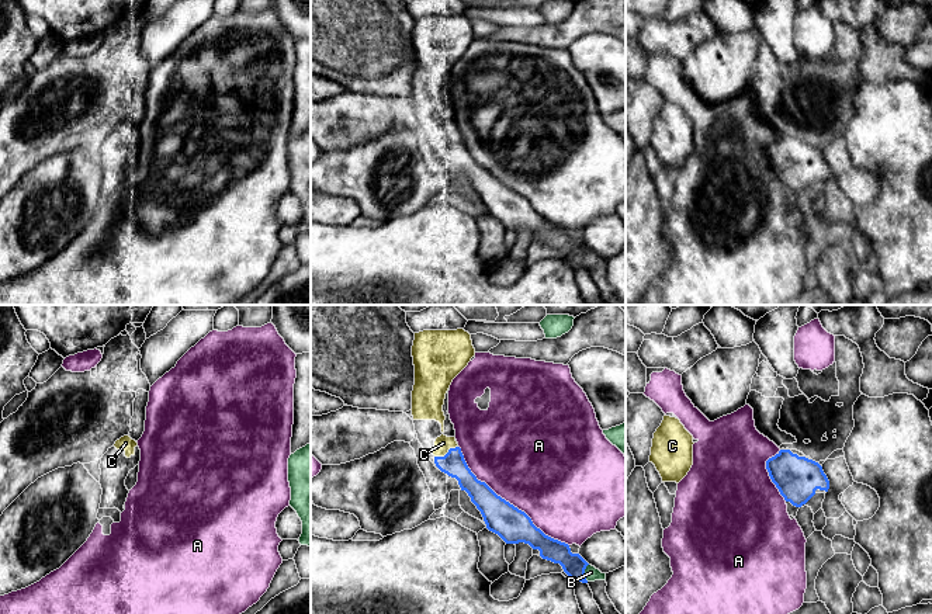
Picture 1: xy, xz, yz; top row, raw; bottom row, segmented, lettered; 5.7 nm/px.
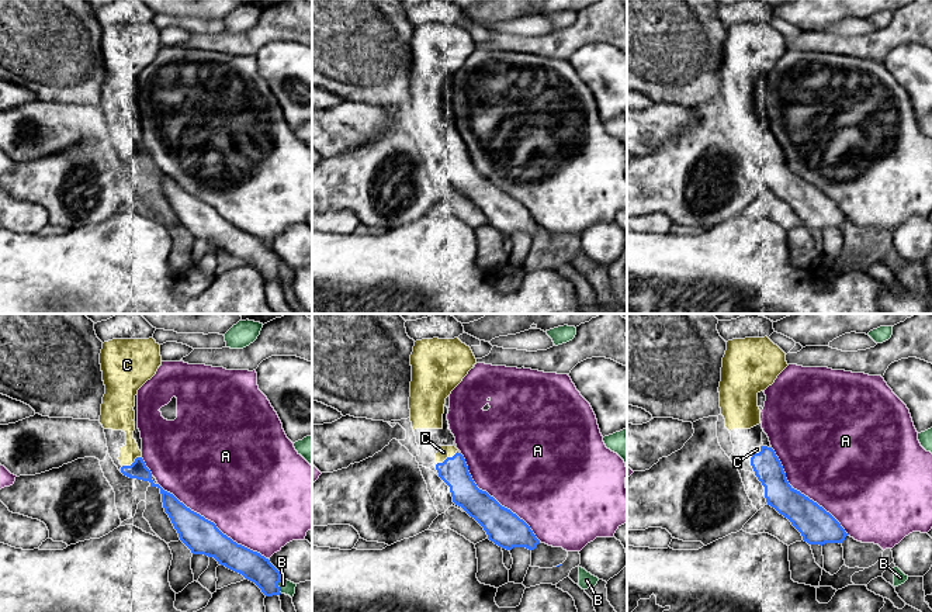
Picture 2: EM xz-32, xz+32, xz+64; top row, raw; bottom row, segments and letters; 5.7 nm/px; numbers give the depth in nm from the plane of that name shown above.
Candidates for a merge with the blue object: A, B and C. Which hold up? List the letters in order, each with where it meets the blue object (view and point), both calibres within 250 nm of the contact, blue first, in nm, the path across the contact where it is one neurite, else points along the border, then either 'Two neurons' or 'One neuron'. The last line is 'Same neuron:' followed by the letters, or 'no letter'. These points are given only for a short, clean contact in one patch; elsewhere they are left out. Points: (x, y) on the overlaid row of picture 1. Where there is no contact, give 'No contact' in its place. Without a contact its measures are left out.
A: Touches blue at xz (508, 502). Thickness 200 nm (blue) against 500 nm. Two neurons
B: Touches blue at xz (584, 572). Thickness 140 nm (blue) against 80 nm. Two neurons
C: Touches blue at xz (447, 453). Thickness 140 nm (blue) against 90 nm. One neuron
Same neuron: C

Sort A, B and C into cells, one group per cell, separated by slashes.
A / B / C

